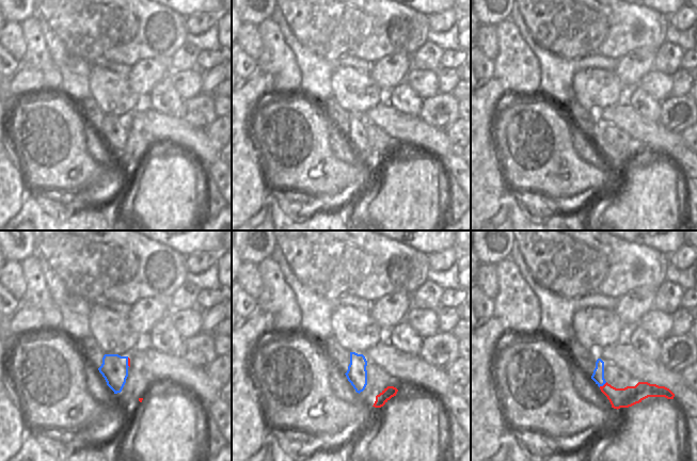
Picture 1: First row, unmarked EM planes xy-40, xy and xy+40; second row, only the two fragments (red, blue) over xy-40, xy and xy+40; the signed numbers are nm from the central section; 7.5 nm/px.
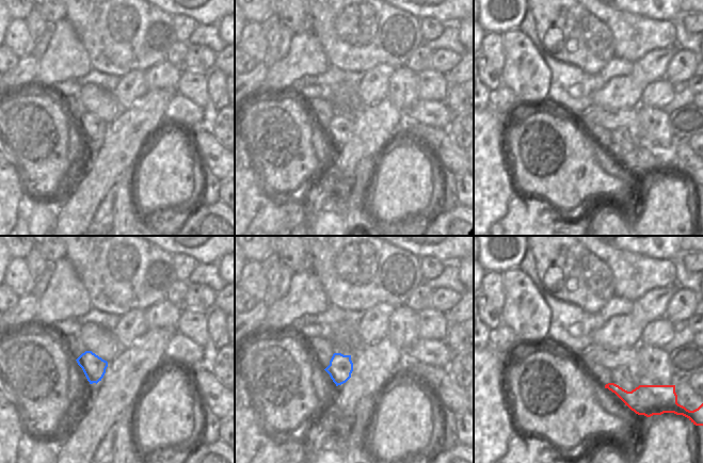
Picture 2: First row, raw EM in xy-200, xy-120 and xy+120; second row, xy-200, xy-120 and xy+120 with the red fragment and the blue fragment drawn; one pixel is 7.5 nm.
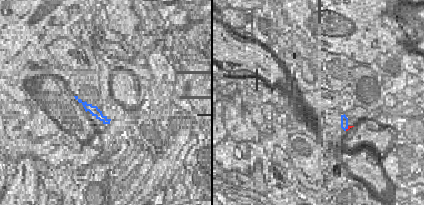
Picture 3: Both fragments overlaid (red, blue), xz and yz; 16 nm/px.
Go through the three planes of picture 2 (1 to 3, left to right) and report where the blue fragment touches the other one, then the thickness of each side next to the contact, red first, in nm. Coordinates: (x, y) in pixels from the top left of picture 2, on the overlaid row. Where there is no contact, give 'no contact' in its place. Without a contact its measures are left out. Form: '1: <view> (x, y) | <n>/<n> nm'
1: no contact
2: no contact
3: no contact

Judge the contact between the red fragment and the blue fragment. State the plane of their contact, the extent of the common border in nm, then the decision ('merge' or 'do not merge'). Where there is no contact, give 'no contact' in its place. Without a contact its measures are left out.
contact in xy+40; length 70 nm; merge

